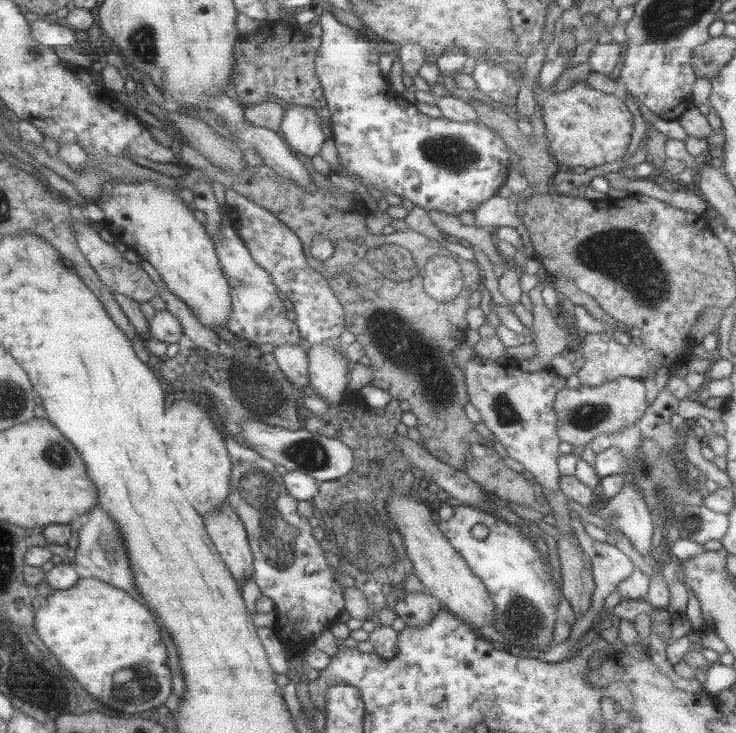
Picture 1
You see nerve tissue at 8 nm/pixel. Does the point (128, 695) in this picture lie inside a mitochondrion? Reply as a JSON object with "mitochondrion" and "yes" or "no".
{"mitochondrion":"yes"}

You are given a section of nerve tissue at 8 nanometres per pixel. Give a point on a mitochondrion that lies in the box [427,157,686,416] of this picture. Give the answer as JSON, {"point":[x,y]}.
{"point":[623,254]}

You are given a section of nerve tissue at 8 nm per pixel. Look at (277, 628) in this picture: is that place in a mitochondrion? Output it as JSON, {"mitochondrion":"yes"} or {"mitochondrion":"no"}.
{"mitochondrion":"no"}

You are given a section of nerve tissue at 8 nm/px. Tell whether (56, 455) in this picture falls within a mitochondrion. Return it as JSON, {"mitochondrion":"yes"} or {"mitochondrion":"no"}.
{"mitochondrion":"yes"}

